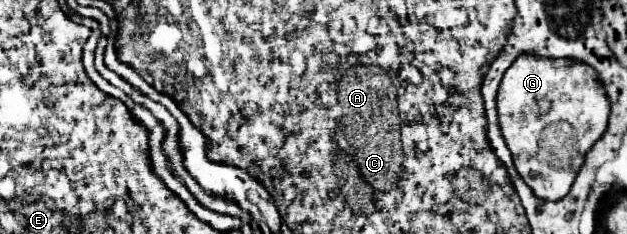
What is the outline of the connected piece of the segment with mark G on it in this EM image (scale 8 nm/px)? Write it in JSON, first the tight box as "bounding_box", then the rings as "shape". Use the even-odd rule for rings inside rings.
{"bounding_box":[497,54,609,200],"shape":[[[521,54],[507,68],[497,94],[499,124],[507,148],[513,154],[513,164],[535,196],[543,200],[561,200],[569,194],[587,150],[607,130],[609,110],[609,98],[597,78],[597,70],[585,66],[585,62],[577,62],[575,58],[537,58],[533,54]]]}

